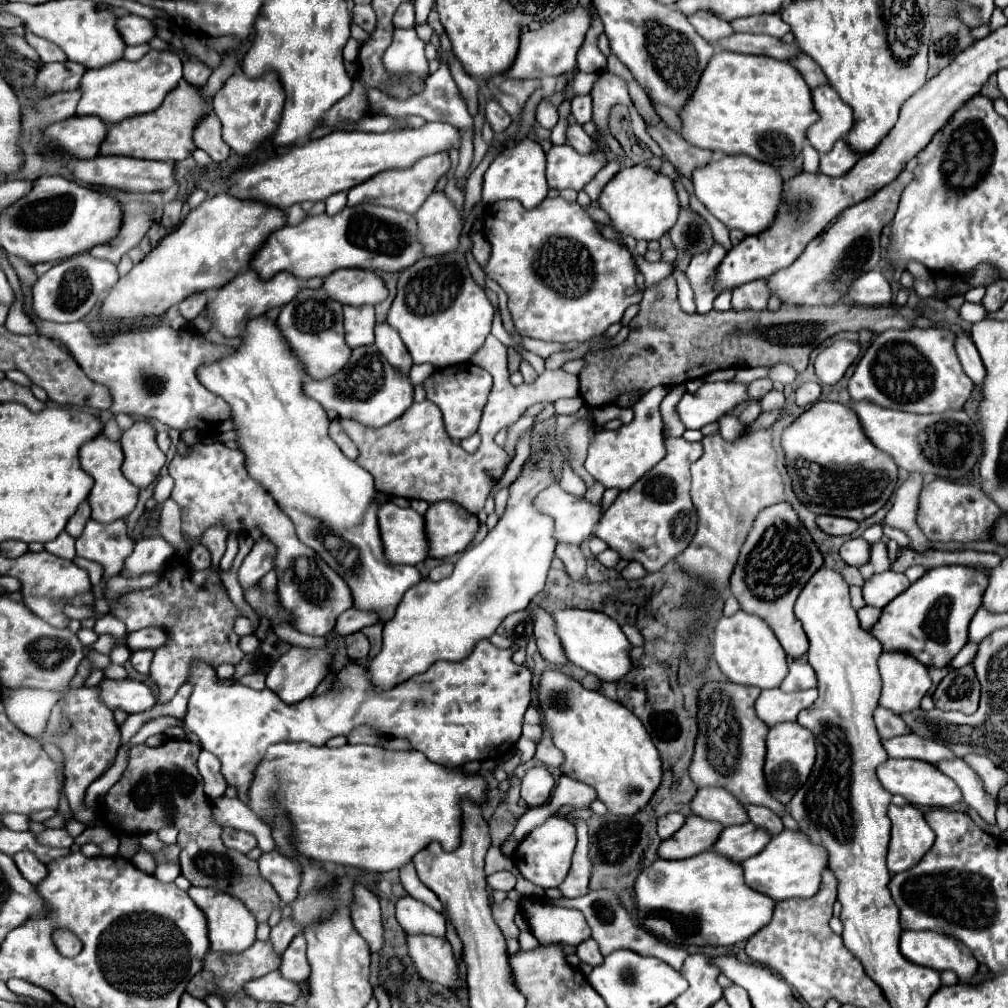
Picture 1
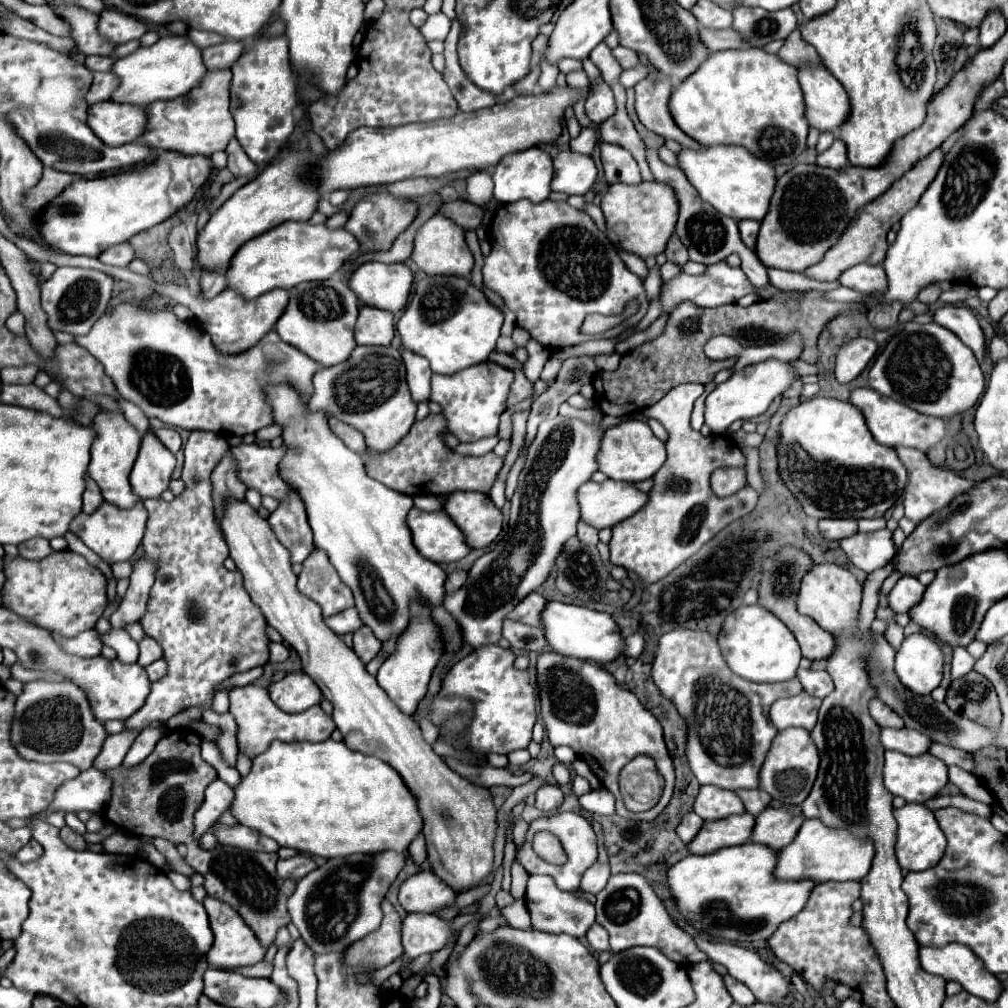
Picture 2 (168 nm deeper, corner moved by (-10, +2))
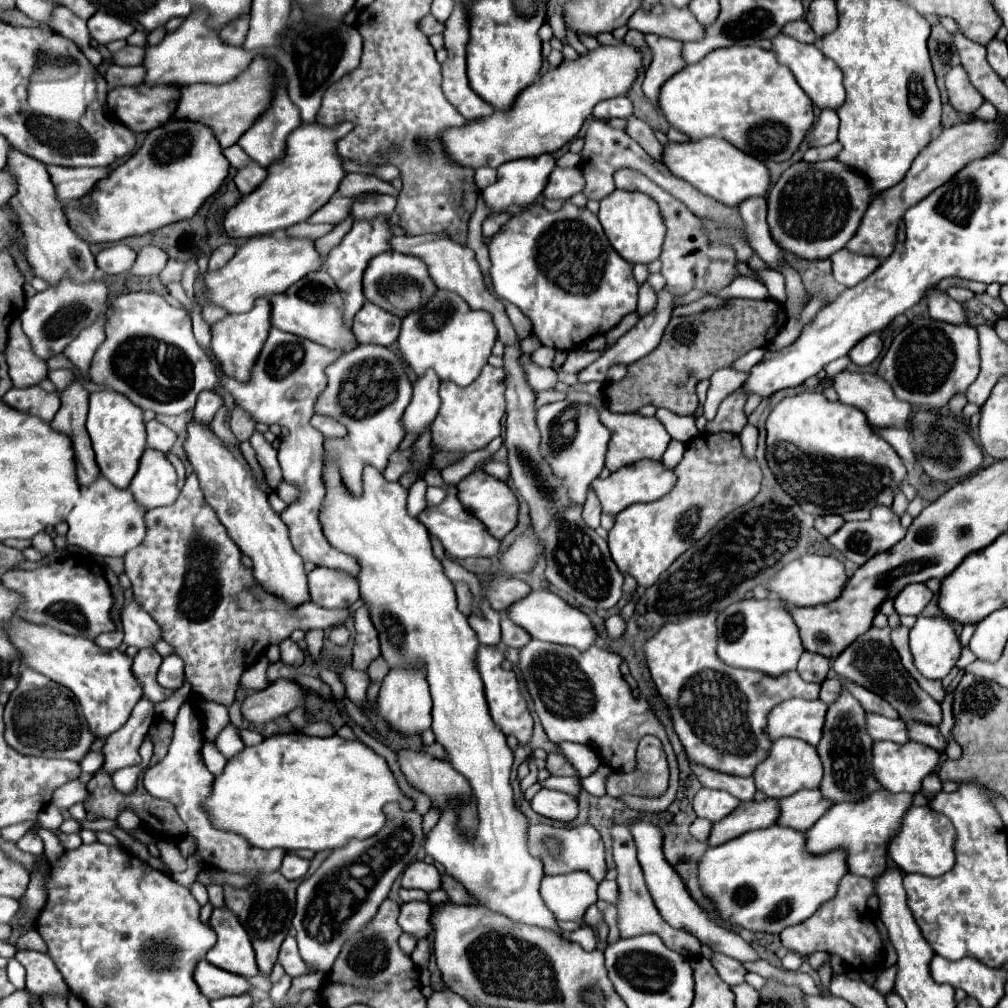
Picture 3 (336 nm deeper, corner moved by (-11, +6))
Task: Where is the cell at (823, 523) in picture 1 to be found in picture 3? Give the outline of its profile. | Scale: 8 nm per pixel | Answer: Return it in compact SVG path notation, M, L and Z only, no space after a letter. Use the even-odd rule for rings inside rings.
M816 516L816 530L822 534L822 536L832 536L832 532L836 532L840 526L844 524L844 518L842 516Z

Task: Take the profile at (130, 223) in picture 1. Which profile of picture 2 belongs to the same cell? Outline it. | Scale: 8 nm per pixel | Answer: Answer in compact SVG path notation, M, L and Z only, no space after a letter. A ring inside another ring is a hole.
M123 242L115 248L109 248L99 256L99 260L103 264L109 264L109 266L127 266L133 258L135 258L135 252L133 252L133 246L129 242Z

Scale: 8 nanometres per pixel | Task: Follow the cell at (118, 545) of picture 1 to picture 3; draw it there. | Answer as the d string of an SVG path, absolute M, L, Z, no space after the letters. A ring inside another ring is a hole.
M98 476L90 486L80 488L80 492L78 504L66 518L70 526L66 536L72 546L98 556L124 556L144 540L144 510L136 504L130 490L116 488L104 476Z

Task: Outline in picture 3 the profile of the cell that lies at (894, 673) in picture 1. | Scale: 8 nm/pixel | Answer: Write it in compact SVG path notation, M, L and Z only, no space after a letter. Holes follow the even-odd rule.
M918 616L910 630L910 650L914 664L924 678L942 680L956 666L962 644L946 616Z

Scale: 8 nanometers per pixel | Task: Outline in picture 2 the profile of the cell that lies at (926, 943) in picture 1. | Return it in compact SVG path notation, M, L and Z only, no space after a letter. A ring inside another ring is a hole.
M951 942L941 948L921 946L919 960L923 970L943 976L945 980L957 980L963 990L987 1002L993 1002L1003 990L1001 982L991 972L987 972L971 948L963 944Z

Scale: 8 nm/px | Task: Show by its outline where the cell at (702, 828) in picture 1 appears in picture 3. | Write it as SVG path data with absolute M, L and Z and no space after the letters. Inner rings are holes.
M766 798L762 802L740 802L736 812L732 816L726 816L720 820L720 824L712 826L712 836L708 838L710 846L724 844L732 838L742 836L744 832L758 830L758 828L768 828L776 824L780 816L778 802L774 798Z

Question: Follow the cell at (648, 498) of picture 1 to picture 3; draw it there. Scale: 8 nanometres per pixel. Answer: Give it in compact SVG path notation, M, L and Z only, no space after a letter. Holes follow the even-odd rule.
M730 432L694 438L674 472L678 482L670 494L656 502L624 508L616 516L616 524L608 536L610 554L618 570L634 576L638 586L644 588L650 588L692 542L700 540L728 512L740 504L748 504L758 494L762 480L758 462L742 454L740 438Z

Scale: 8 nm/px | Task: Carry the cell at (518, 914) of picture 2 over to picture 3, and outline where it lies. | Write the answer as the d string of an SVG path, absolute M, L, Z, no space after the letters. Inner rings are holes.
M442 874L442 890L448 894L448 898L456 904L476 904L476 900L472 900L468 896L468 892L464 892L448 874Z

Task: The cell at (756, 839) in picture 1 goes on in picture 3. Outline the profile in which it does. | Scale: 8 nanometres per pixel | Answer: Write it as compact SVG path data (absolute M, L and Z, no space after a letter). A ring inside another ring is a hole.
M800 790L794 796L780 800L780 826L790 826L800 832L810 830L820 816L824 816L834 806L832 800L826 800L820 790Z

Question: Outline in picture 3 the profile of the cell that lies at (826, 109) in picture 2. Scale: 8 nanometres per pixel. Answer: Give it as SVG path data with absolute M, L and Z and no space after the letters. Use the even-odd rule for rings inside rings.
M780 32L776 38L772 38L772 50L778 56L778 60L792 70L796 82L802 86L802 90L810 96L810 100L814 104L818 104L820 108L838 108L840 104L844 104L846 92L844 92L844 84L842 84L842 72L814 44L798 42L792 36L786 36Z

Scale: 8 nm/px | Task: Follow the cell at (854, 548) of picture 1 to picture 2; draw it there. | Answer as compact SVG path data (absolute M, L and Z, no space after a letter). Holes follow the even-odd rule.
M887 528L875 532L857 532L855 536L843 538L841 542L843 552L847 554L849 562L861 568L863 572L873 572L881 568L895 556L895 546L891 540L891 532Z

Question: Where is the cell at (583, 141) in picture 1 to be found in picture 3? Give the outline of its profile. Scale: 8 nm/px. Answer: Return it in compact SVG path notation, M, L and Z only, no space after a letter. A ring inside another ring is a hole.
M622 168L620 172L616 172L614 180L616 180L618 190L648 194L660 206L660 214L668 228L660 260L662 260L662 276L666 278L666 290L670 294L682 296L682 294L688 294L690 290L702 290L706 294L712 294L712 292L718 292L732 284L732 280L738 276L736 250L724 242L710 244L710 238L702 230L700 218L692 216L692 212L688 212L688 208L684 208L684 204L680 204L680 200L676 200L674 196L664 192L660 186L656 186L652 180L648 180L644 174L632 172L630 168Z

